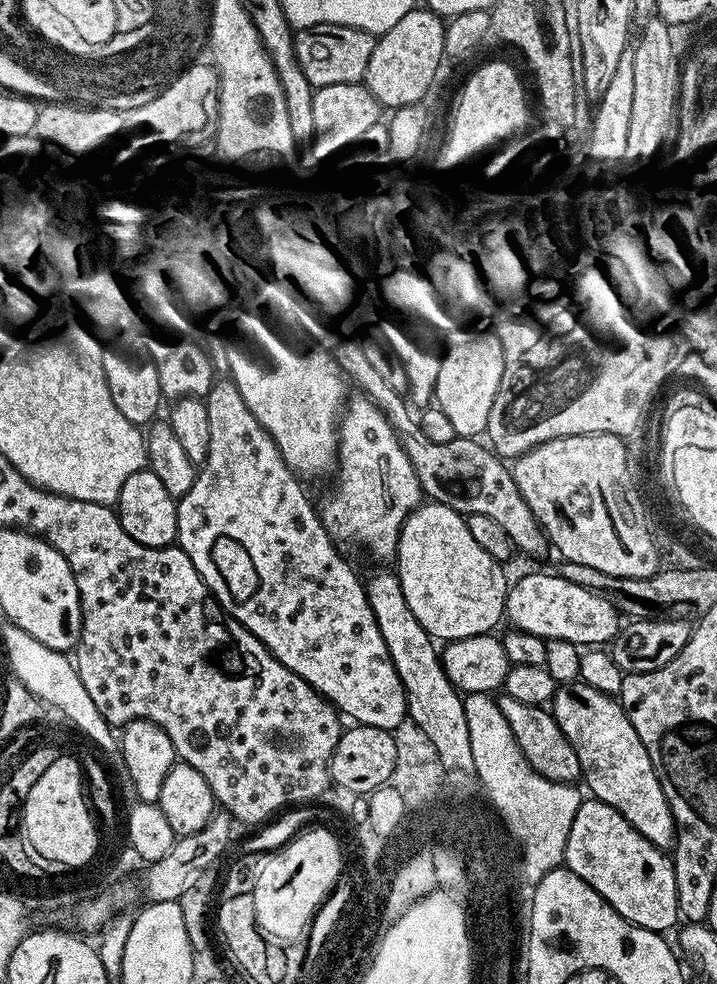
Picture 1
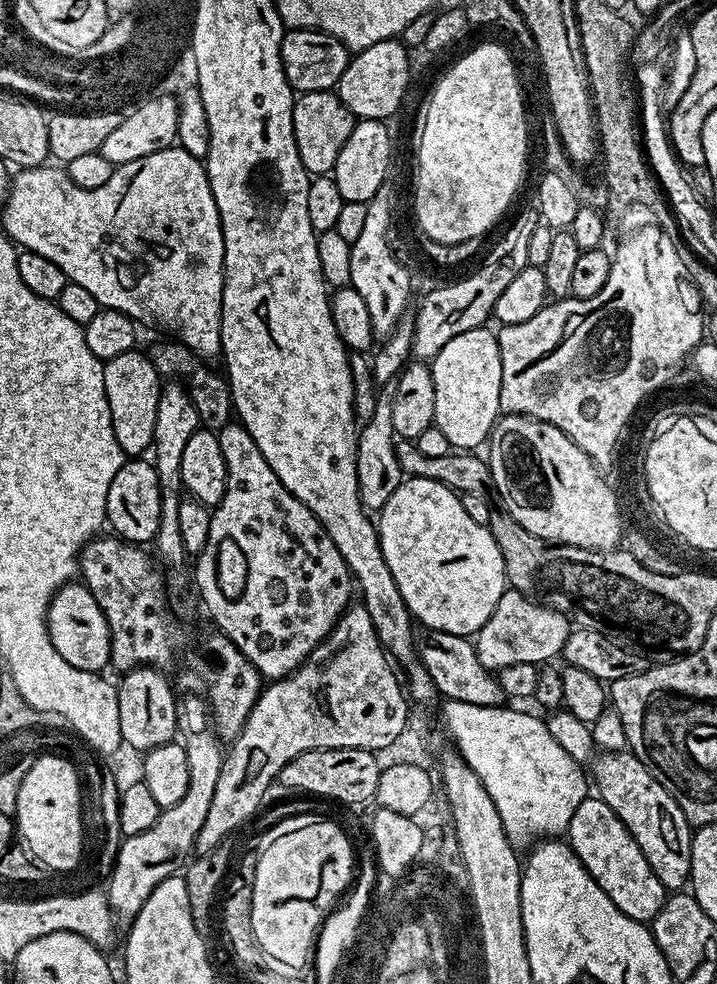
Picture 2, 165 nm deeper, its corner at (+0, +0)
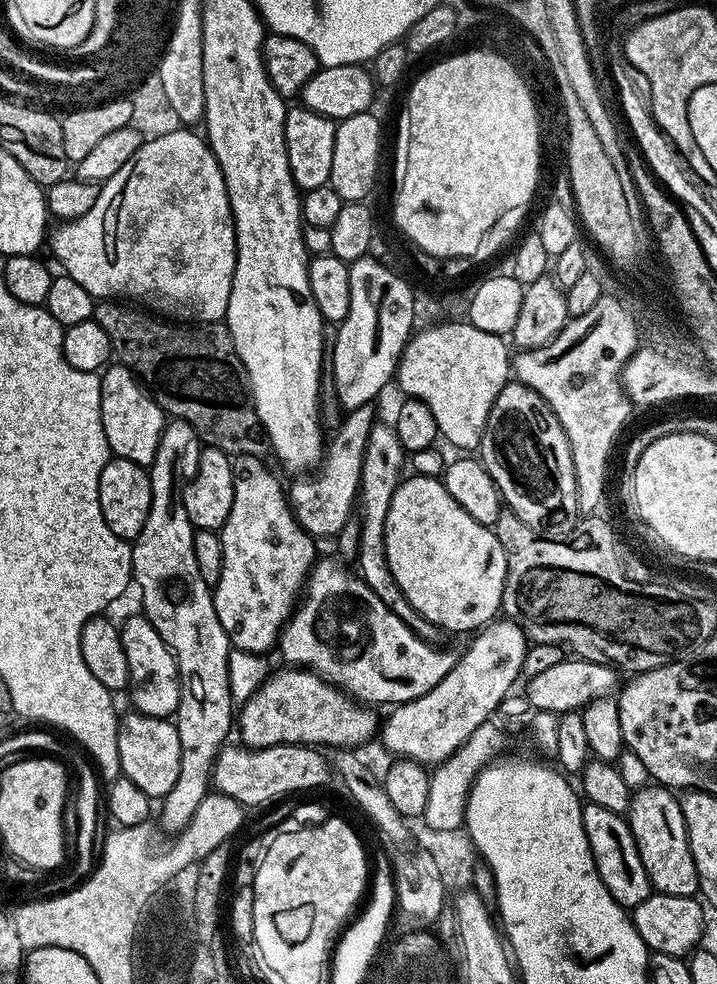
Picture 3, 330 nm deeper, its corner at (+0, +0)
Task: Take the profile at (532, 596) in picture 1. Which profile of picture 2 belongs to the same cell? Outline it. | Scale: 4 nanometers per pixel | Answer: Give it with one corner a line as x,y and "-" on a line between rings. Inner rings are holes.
505,590
502,598
498,598
498,606
494,606
494,614
490,614
487,622
475,633
474,643
482,666
487,668
499,670
519,664
540,666
563,653
569,631
569,617
555,612
531,596
523,596
515,590

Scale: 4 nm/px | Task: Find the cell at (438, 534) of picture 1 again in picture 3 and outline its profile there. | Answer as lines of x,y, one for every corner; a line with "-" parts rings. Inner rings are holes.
415,474
409,475
409,477
409,480
408,477
401,479
400,485
396,488
394,498
390,502
390,514
386,514
386,558
390,562
390,570
394,574
398,586
402,586
402,594
404,597
430,623
438,625
445,633
468,631
468,633
471,633
473,630
479,630
485,627
501,611
500,599
504,593
504,579
506,578
506,554
502,550
502,542
498,542
496,533
491,527
475,521
451,497
447,486
444,485
443,479
434,476
418,476

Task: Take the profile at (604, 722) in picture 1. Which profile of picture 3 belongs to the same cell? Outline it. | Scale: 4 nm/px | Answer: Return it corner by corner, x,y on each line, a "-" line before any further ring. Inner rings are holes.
663,786
637,788
633,791
626,819
653,889
662,894
696,896
700,891
700,879
688,845
688,831
679,799

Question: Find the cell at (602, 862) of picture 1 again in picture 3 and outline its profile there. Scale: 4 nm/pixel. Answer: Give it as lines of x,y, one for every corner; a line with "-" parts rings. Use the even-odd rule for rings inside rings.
585,803
583,809
582,826
586,826
586,838
590,842
598,874
602,882
606,882
606,890
610,890
610,894
624,909
636,908
638,902
652,895
654,889
646,874
646,866
642,866
642,858
638,854
638,846
628,828
627,819
614,814
614,810
606,810
606,806

